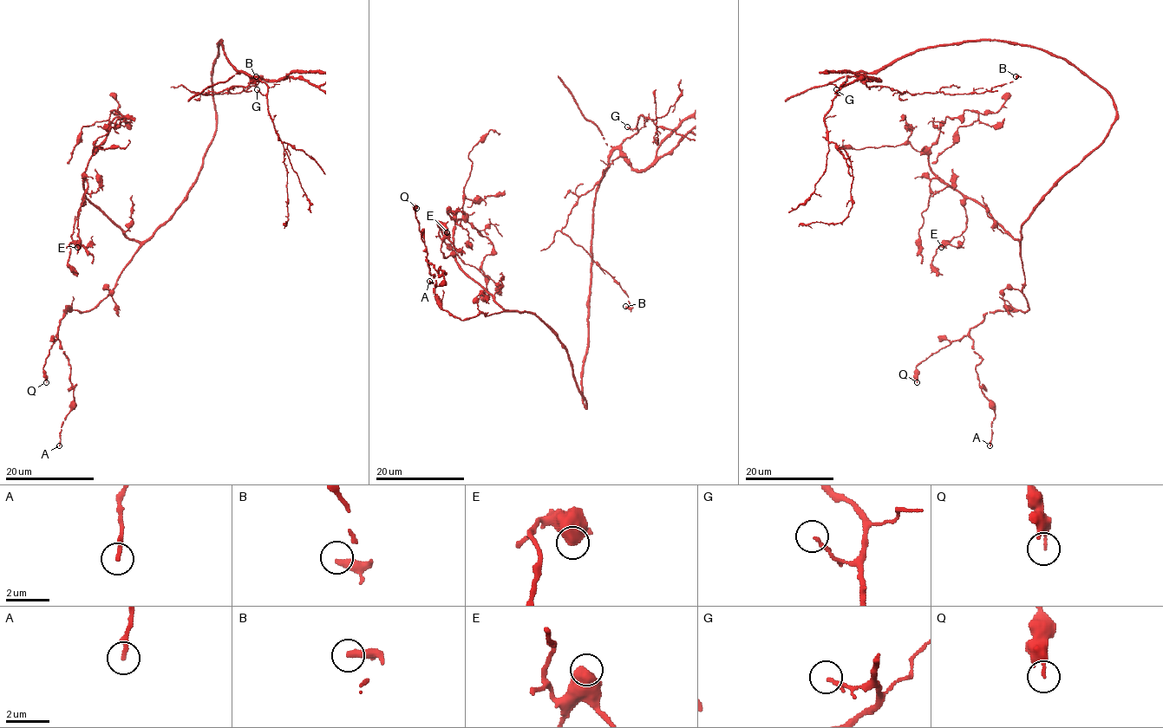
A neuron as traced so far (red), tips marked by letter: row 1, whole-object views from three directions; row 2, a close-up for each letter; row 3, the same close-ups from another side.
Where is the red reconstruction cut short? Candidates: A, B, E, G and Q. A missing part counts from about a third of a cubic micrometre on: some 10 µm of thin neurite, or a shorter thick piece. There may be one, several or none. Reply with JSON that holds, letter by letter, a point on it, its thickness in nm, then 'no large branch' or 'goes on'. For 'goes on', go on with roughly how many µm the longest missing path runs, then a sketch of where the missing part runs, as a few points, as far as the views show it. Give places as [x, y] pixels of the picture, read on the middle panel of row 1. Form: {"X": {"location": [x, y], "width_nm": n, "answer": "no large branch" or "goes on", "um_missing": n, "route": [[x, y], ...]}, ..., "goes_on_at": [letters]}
{"A": {"location": [429, 281], "width_nm": 240, "answer": "goes on", "um_missing": 15, "route": [[429, 281], [426, 278], [416, 281], [403, 293]]}, "B": {"location": [625, 306], "width_nm": 340, "answer": "no large branch"}, "E": {"location": [447, 232], "width_nm": 650, "answer": "no large branch"}, "G": {"location": [627, 126], "width_nm": 160, "answer": "no large branch"}, "Q": {"location": [416, 208], "width_nm": 170, "answer": "no large branch"}, "goes_on_at": ["A"]}

